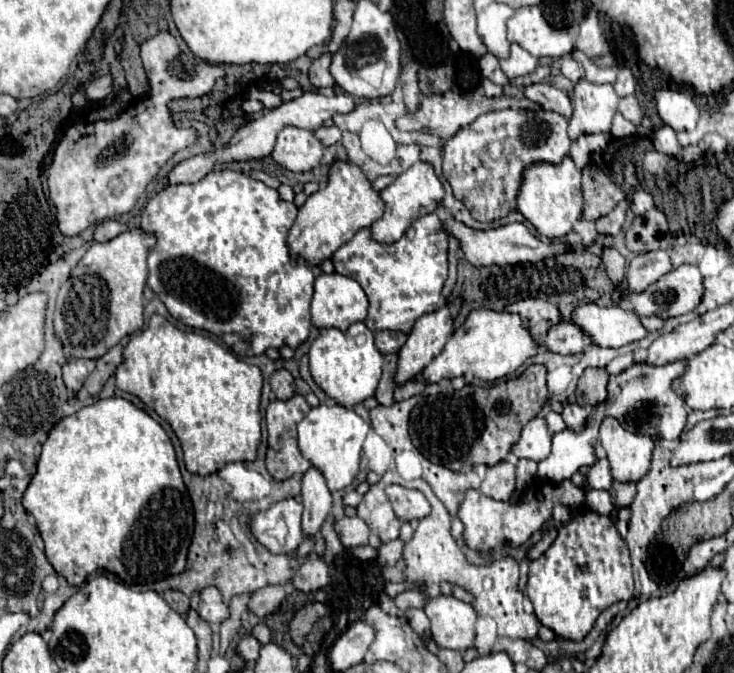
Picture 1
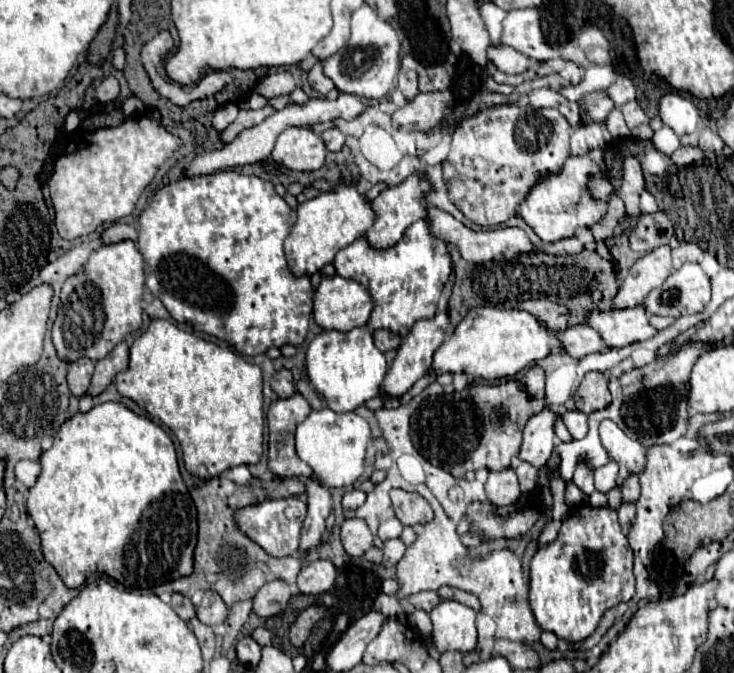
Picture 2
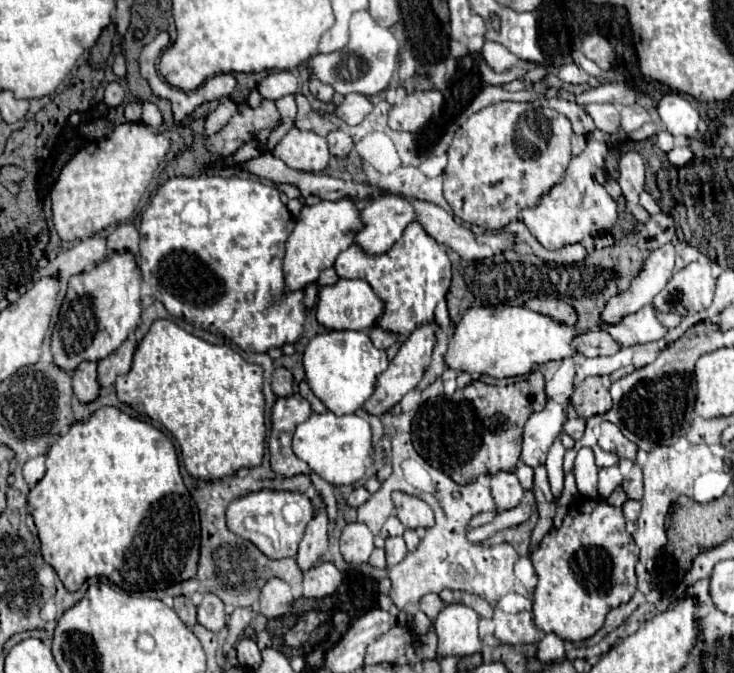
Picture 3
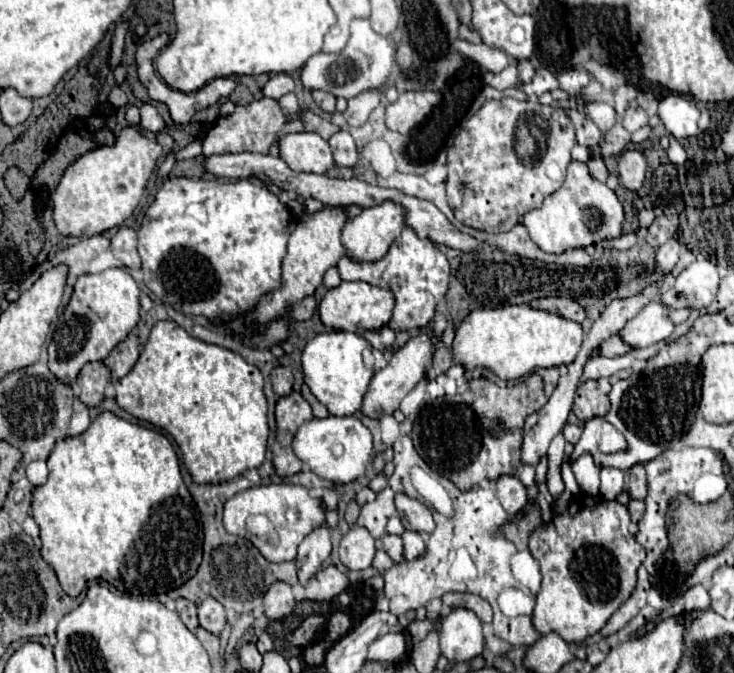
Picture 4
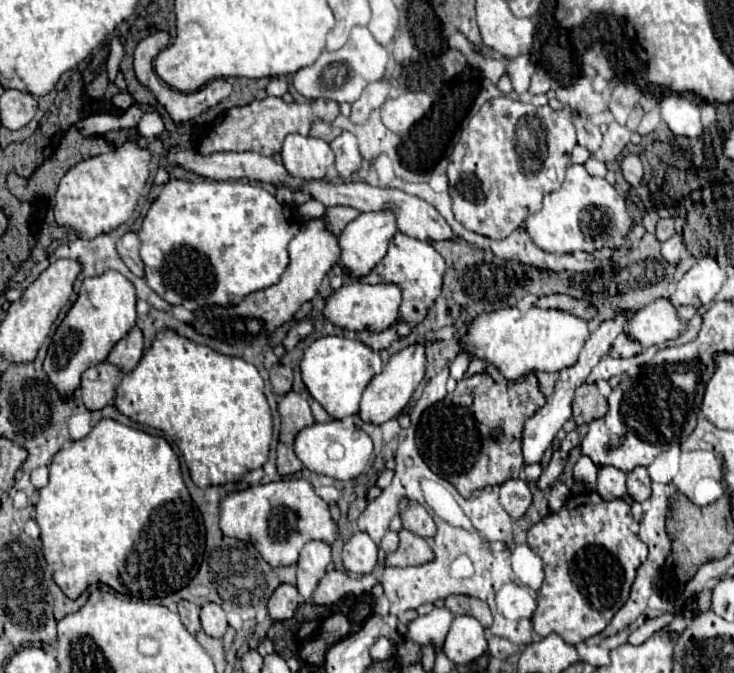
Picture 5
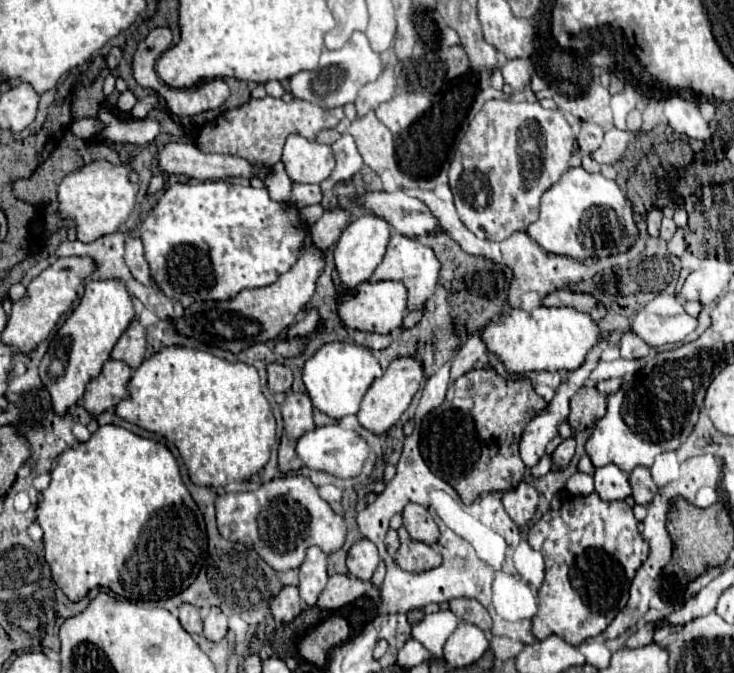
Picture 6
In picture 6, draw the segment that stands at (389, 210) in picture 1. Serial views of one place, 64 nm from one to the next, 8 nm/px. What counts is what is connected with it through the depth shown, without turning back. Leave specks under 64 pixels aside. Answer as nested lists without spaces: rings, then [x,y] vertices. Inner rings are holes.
[[[374,214],[370,216],[360,216],[356,222],[348,224],[346,230],[342,232],[336,250],[334,250],[334,262],[338,270],[340,284],[336,288],[336,298],[340,300],[344,294],[356,294],[356,288],[362,282],[368,282],[376,266],[382,262],[386,244],[390,240],[390,224],[384,218],[378,218]]]

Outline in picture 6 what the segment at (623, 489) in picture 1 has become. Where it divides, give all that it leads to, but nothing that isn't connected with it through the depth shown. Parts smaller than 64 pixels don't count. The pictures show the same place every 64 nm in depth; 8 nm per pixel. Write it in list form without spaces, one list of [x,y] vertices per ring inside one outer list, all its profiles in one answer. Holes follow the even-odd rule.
[[[638,466],[636,470],[632,470],[630,486],[632,486],[632,498],[636,500],[636,504],[642,504],[642,506],[648,506],[658,490],[658,486],[652,480],[650,468],[646,466]]]

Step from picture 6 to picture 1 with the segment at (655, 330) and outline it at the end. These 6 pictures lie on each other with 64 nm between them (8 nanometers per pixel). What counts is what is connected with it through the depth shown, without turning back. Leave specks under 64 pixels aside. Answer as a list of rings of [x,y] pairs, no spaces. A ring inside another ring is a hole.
[[[586,304],[572,312],[572,320],[582,330],[588,330],[600,348],[620,348],[648,336],[642,318],[632,308],[600,308],[596,304]]]

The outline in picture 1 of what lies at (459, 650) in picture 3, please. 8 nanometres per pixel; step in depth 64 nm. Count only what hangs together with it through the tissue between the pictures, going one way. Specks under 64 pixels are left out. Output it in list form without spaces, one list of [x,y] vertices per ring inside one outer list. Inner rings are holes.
[[[438,596],[428,600],[424,612],[432,622],[432,638],[438,648],[464,652],[474,646],[476,610],[470,604],[454,596]]]

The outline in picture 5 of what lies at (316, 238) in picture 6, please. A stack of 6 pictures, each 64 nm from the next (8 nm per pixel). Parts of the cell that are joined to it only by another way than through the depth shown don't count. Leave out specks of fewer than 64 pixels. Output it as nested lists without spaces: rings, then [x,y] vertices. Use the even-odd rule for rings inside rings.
[[[332,206],[326,210],[324,214],[324,222],[326,222],[326,230],[334,236],[338,236],[342,232],[342,228],[352,222],[360,212],[356,208],[348,208],[348,206]]]

